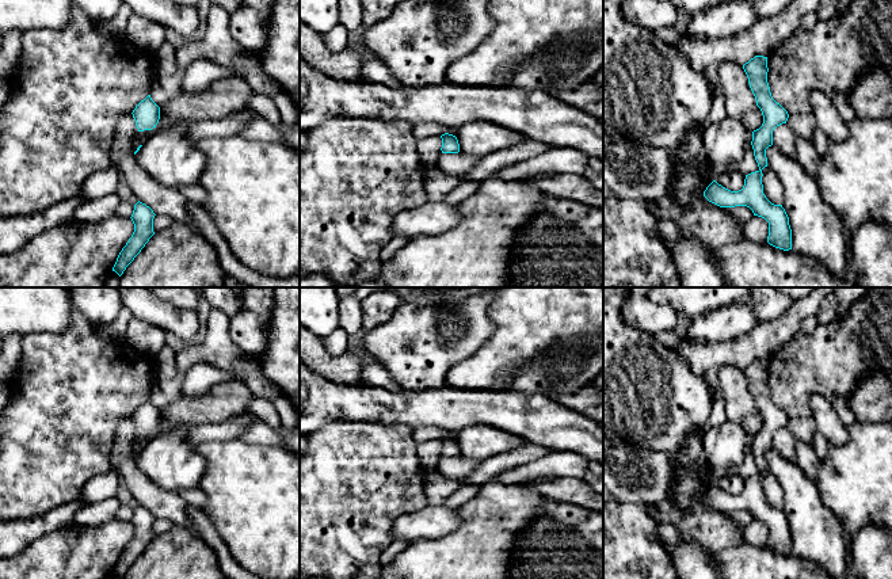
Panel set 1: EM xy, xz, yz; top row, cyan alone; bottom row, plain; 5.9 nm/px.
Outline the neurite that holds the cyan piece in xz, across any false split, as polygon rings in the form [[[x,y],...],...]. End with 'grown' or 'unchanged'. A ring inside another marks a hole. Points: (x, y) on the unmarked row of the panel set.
[[[445,437],[441,439],[442,442],[442,457],[458,457],[460,456],[460,447],[455,439]]] | unchanged

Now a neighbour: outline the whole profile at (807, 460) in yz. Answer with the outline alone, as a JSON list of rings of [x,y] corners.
[[[796,441],[796,464],[797,466],[816,483],[819,476],[820,460],[811,445]]]

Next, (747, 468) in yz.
[[[746,443],[746,457],[744,457],[744,461],[739,466],[733,466],[729,471],[712,468],[708,472],[708,481],[716,481],[718,477],[721,477],[727,473],[739,475],[743,479],[748,479],[751,476],[759,475],[758,466],[754,460],[754,453],[752,453],[751,445]]]

